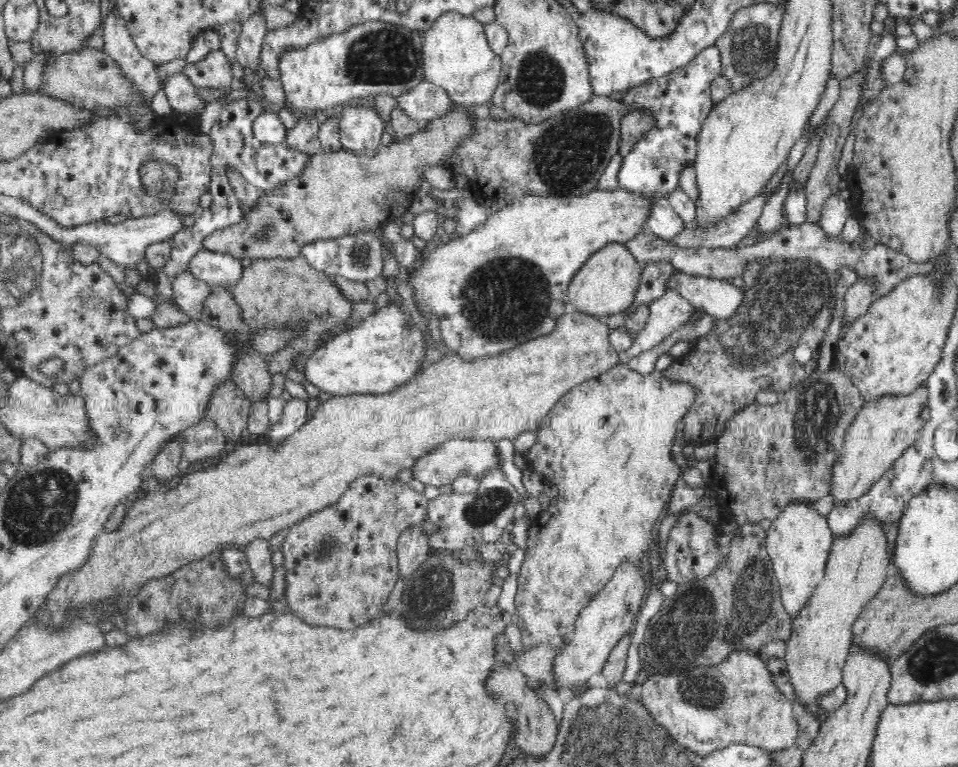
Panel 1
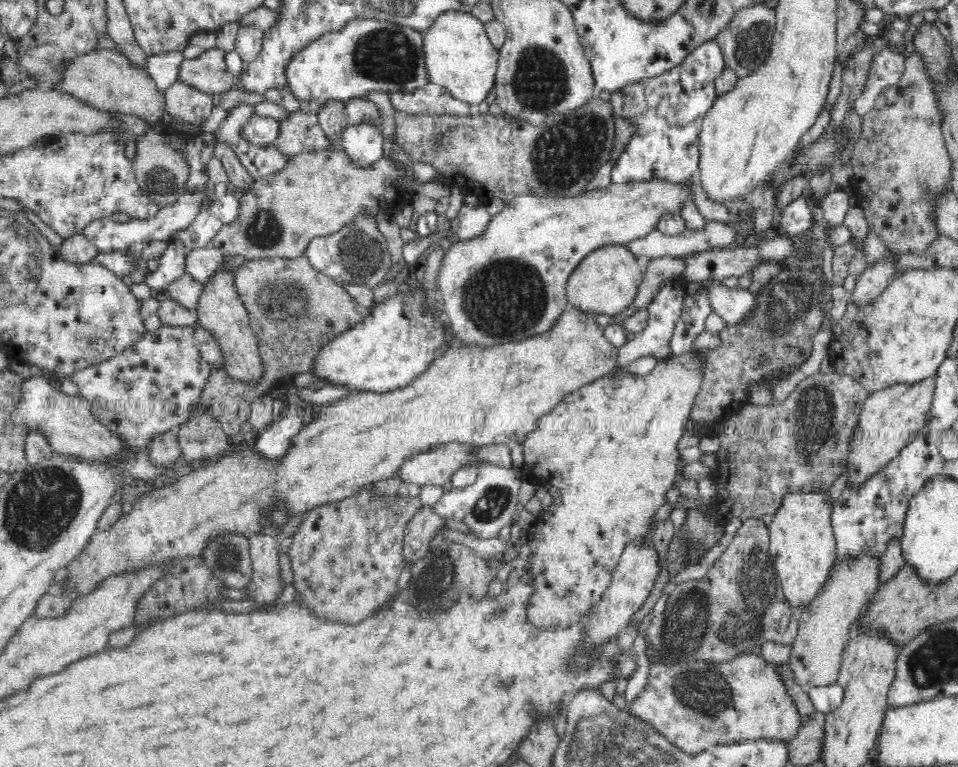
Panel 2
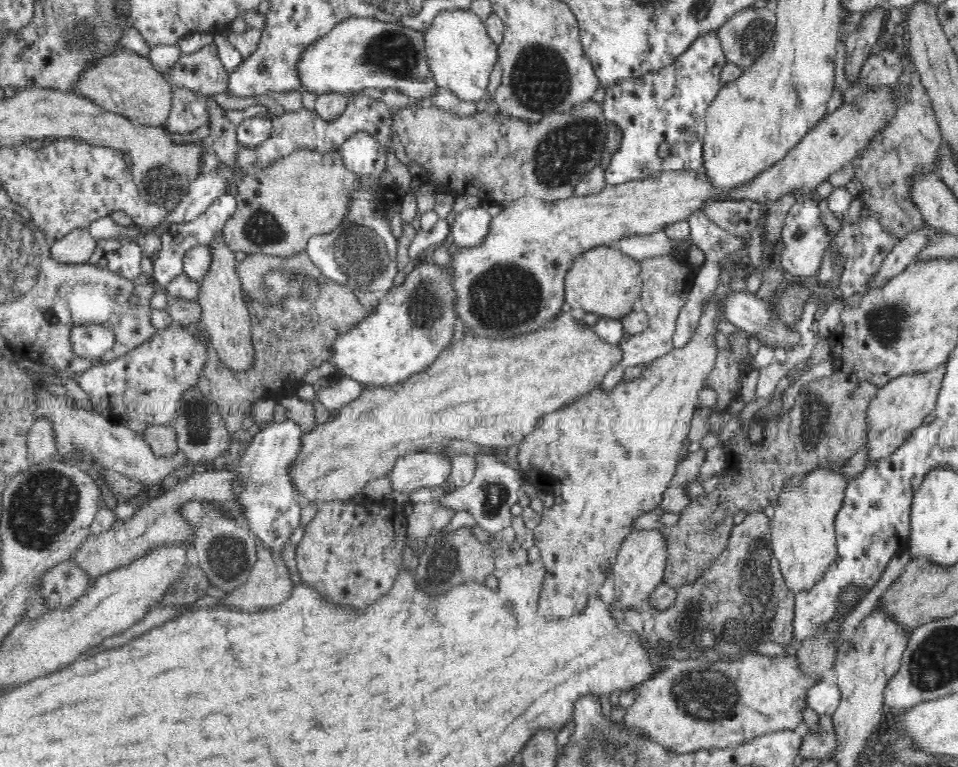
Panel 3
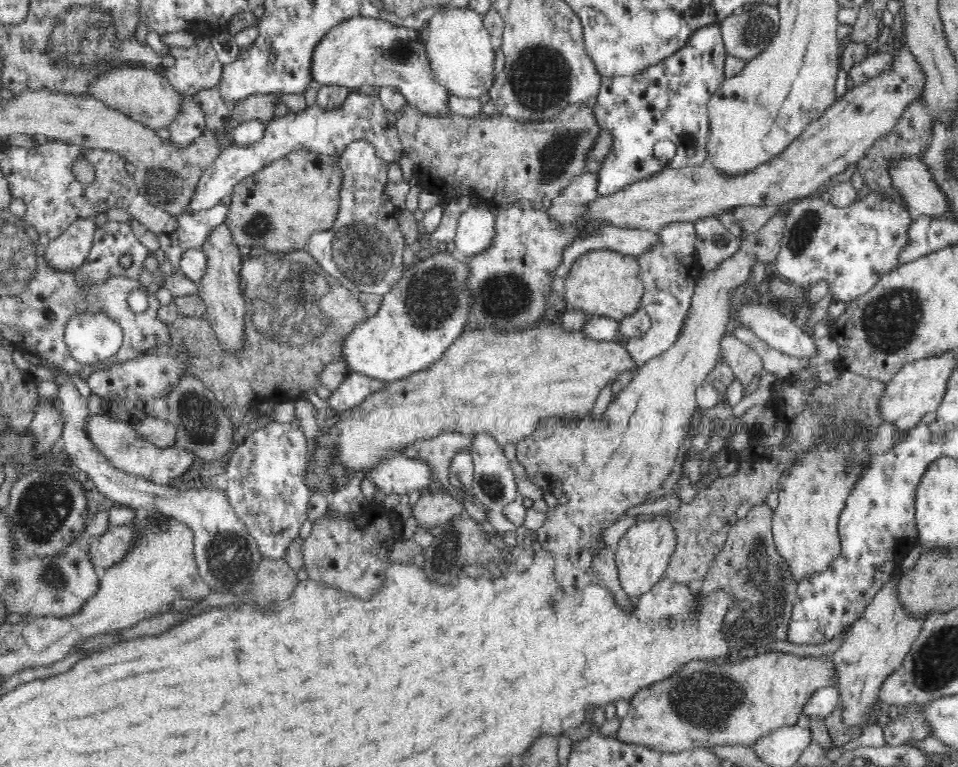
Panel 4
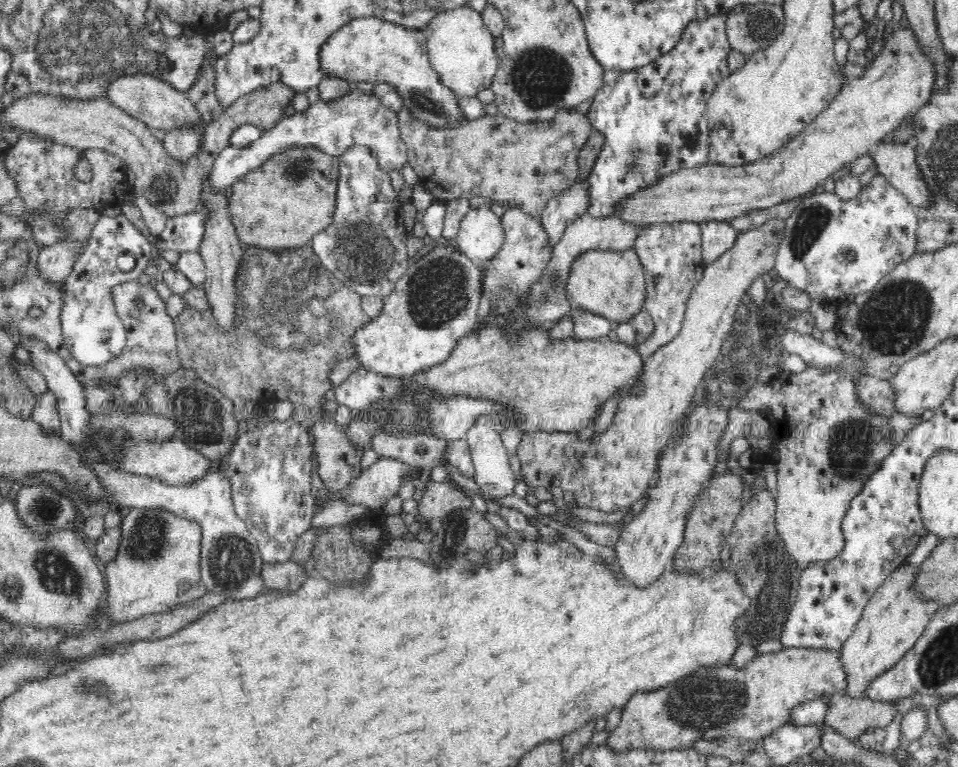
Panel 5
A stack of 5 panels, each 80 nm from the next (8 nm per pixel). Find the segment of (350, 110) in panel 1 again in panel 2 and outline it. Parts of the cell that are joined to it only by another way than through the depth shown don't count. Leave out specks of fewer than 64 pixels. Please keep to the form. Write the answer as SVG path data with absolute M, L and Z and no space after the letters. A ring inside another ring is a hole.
M364 120L356 125L344 124L337 148L350 157L352 164L359 168L368 168L374 162L380 161L382 154L385 154L382 144L382 129Z

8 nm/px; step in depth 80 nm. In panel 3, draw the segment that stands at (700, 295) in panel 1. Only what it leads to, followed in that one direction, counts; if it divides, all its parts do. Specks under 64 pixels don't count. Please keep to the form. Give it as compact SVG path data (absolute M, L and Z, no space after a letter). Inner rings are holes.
M750 291L731 292L720 300L725 320L738 329L761 338L769 346L784 347L787 351L800 344L800 334L788 329L759 297Z

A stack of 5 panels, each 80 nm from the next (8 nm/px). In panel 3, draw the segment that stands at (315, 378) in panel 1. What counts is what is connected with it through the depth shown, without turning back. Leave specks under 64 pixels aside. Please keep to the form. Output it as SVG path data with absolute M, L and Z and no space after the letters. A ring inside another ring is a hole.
M418 266L400 288L390 288L362 322L333 341L329 360L340 378L356 380L364 388L391 387L425 371L459 335L458 322L448 268Z

